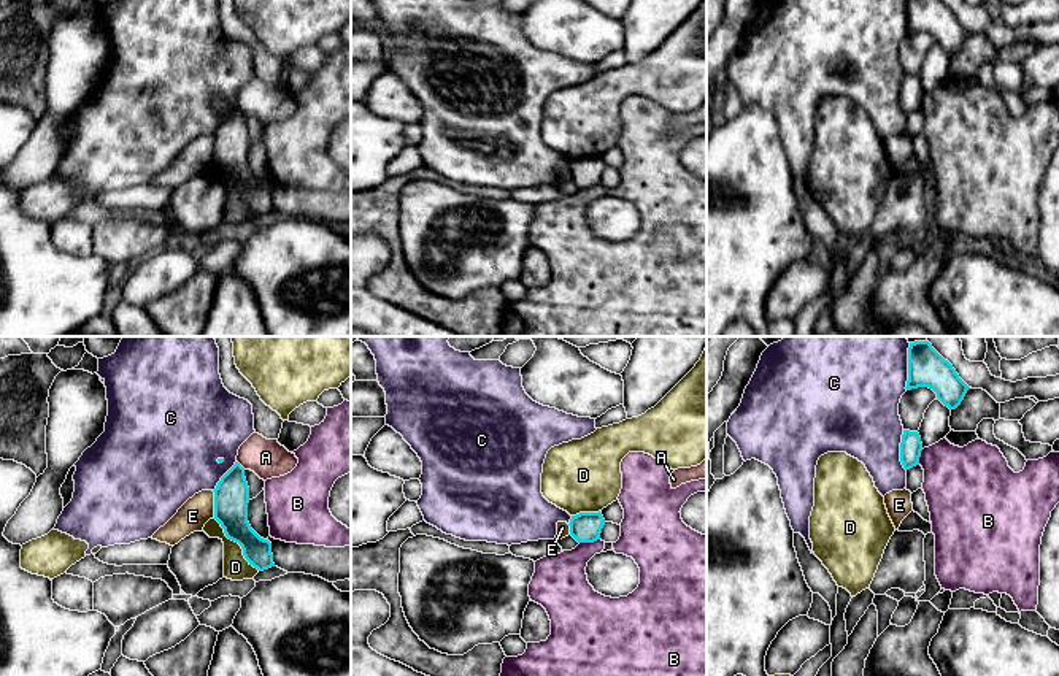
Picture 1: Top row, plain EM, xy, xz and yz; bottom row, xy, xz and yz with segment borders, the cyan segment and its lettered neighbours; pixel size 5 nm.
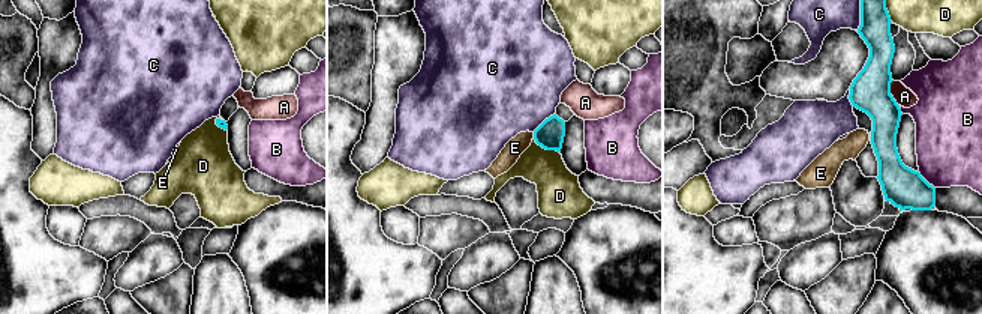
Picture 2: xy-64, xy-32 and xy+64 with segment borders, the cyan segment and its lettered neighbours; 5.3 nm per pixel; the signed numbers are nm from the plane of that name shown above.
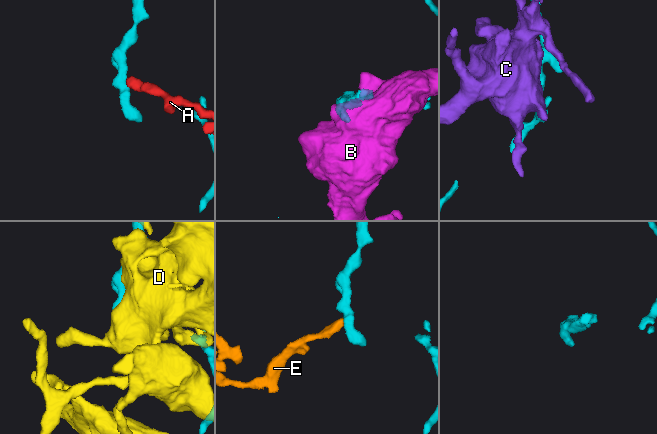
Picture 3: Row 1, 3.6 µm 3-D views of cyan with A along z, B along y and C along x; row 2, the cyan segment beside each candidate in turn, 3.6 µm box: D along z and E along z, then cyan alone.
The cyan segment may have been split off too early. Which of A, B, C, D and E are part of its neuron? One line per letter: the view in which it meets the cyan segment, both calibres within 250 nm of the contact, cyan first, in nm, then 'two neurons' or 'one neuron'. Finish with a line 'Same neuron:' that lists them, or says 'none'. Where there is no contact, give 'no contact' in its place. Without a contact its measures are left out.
A: meets cyan in xy; 180 nm thick on the cyan side, 190 nm on the other; two neurons
B: meets cyan in xz; 160 nm thick on the cyan side, 260 nm on the other; two neurons
C: meets cyan in yz; 110 nm thick on the cyan side, 380 nm on the other; two neurons
D: meets cyan in xy; 180 nm thick on the cyan side, 130 nm on the other; two neurons
E: meets cyan in xy; 180 nm thick on the cyan side, 150 nm on the other; two neurons
Same neuron: none

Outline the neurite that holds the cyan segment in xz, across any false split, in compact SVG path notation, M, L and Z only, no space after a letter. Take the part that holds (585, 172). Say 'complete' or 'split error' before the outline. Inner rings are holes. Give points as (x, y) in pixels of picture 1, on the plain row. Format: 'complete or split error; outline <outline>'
complete; outline M580 157L570 163L570 179L578 187L594 187L600 184L605 163L602 157Z

